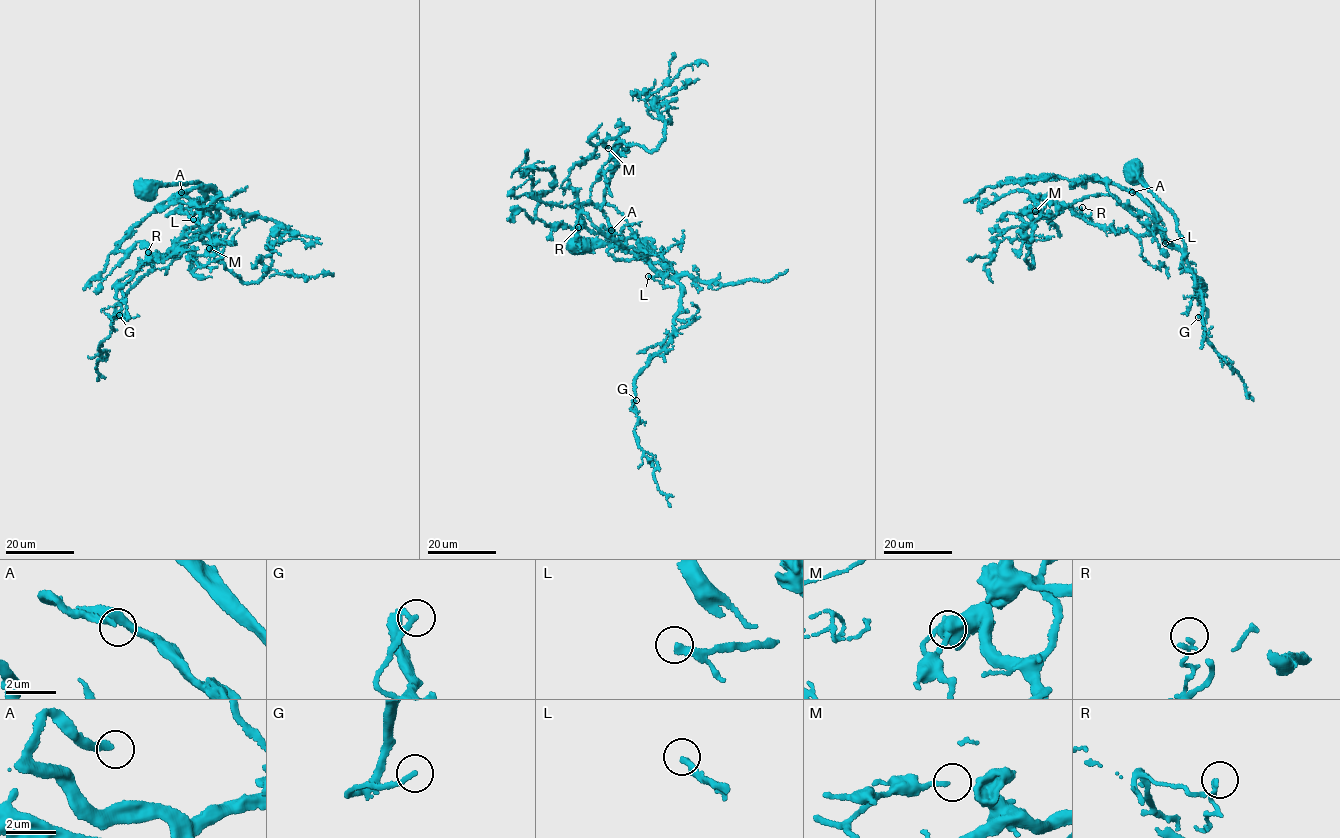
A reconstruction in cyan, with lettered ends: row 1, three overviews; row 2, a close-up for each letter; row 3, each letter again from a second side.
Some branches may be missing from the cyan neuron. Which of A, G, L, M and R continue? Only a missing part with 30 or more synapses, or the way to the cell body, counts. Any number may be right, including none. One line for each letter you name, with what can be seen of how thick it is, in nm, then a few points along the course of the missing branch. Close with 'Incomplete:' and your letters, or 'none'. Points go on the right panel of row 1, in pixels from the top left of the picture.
A: Thickness 240 nm. Course of what is missing: (1132, 192), (1139, 199), (1142, 197), (1120, 187), (1139, 211), (1136, 217), (1140, 227), (1133, 229), (1121, 218)
Incomplete: A

